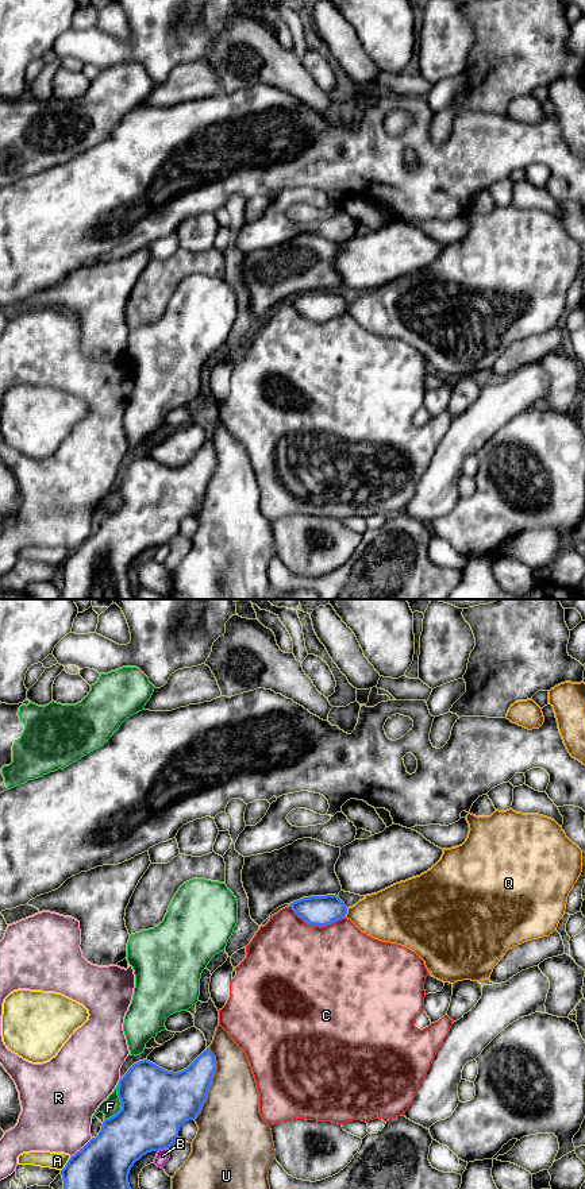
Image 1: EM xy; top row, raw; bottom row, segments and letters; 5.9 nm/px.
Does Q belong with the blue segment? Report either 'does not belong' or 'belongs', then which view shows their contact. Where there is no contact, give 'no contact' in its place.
does not belong | xy

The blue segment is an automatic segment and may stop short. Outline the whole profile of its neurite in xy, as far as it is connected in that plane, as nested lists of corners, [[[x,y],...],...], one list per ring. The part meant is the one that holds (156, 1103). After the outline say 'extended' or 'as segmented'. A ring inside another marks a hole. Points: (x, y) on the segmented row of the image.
[[[207,1047],[186,1069],[173,1073],[143,1059],[119,1080],[122,1109],[103,1122],[96,1138],[70,1157],[61,1170],[63,1189],[131,1189],[128,1174],[143,1155],[169,1149],[180,1127],[195,1120],[207,1099],[216,1070],[215,1055]]]; as segmented

